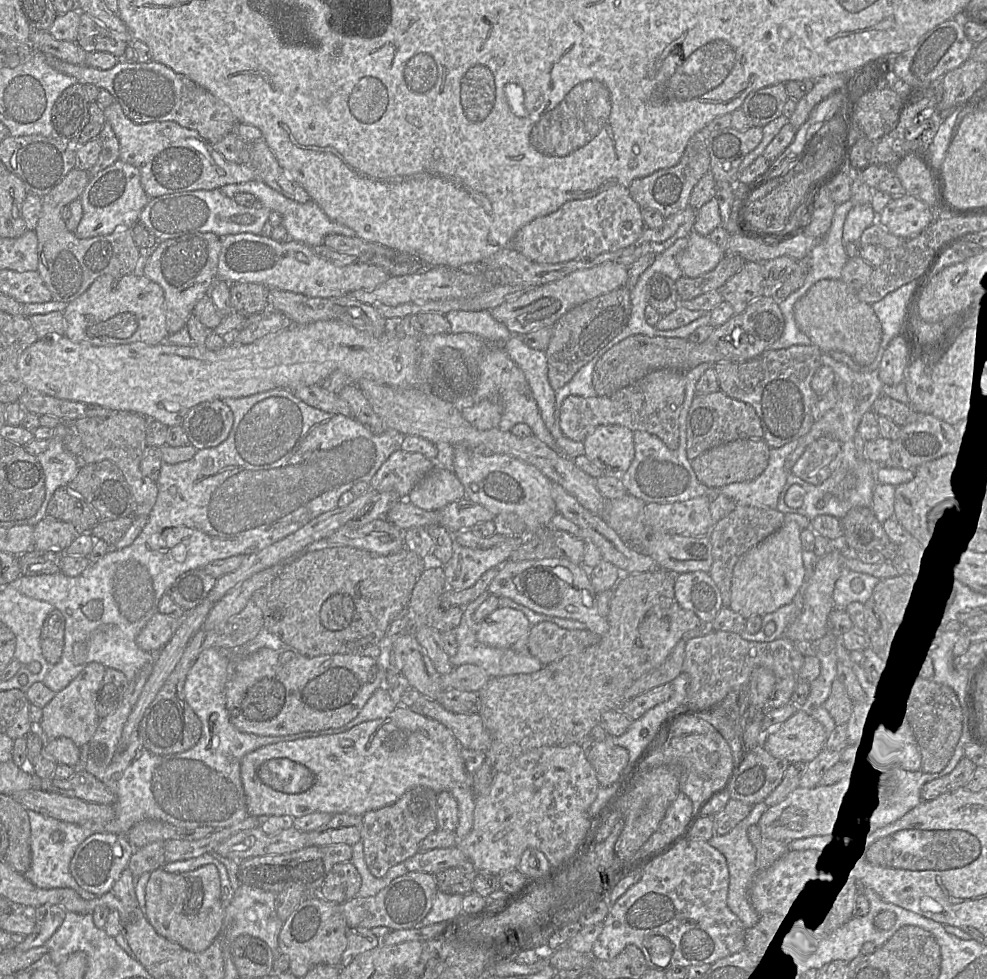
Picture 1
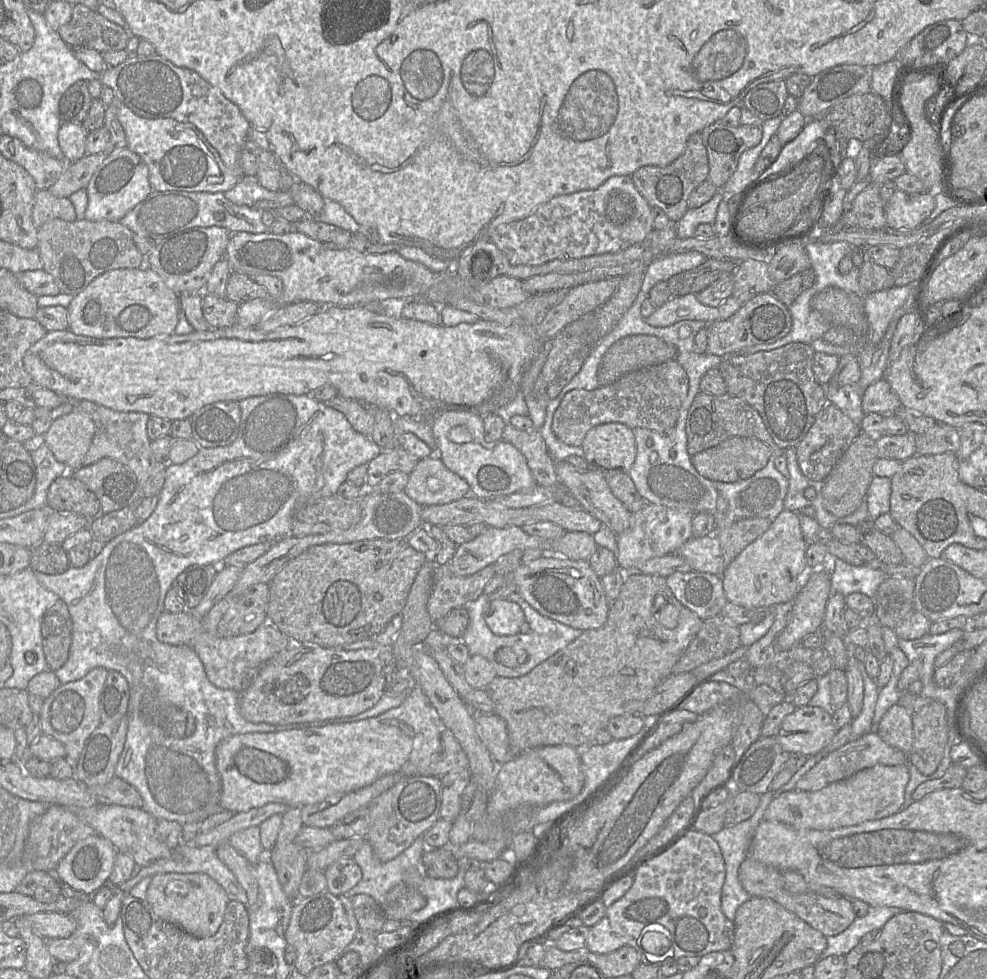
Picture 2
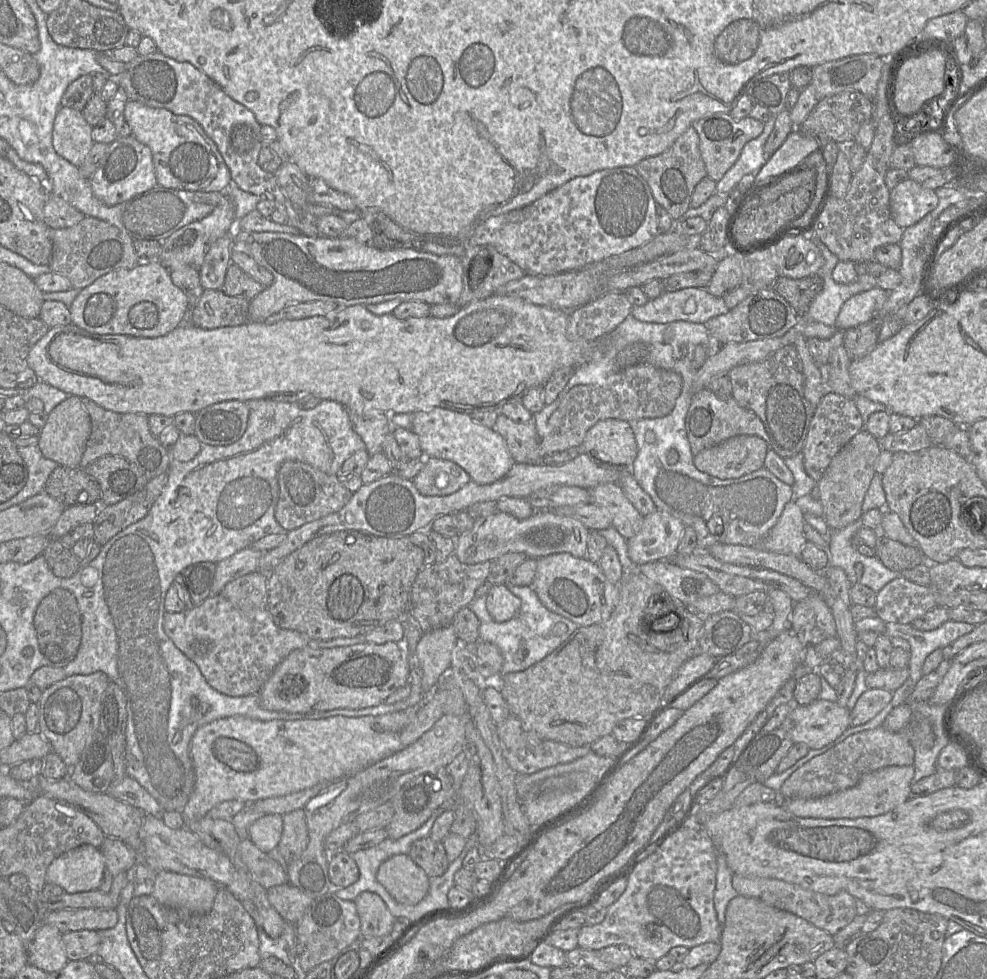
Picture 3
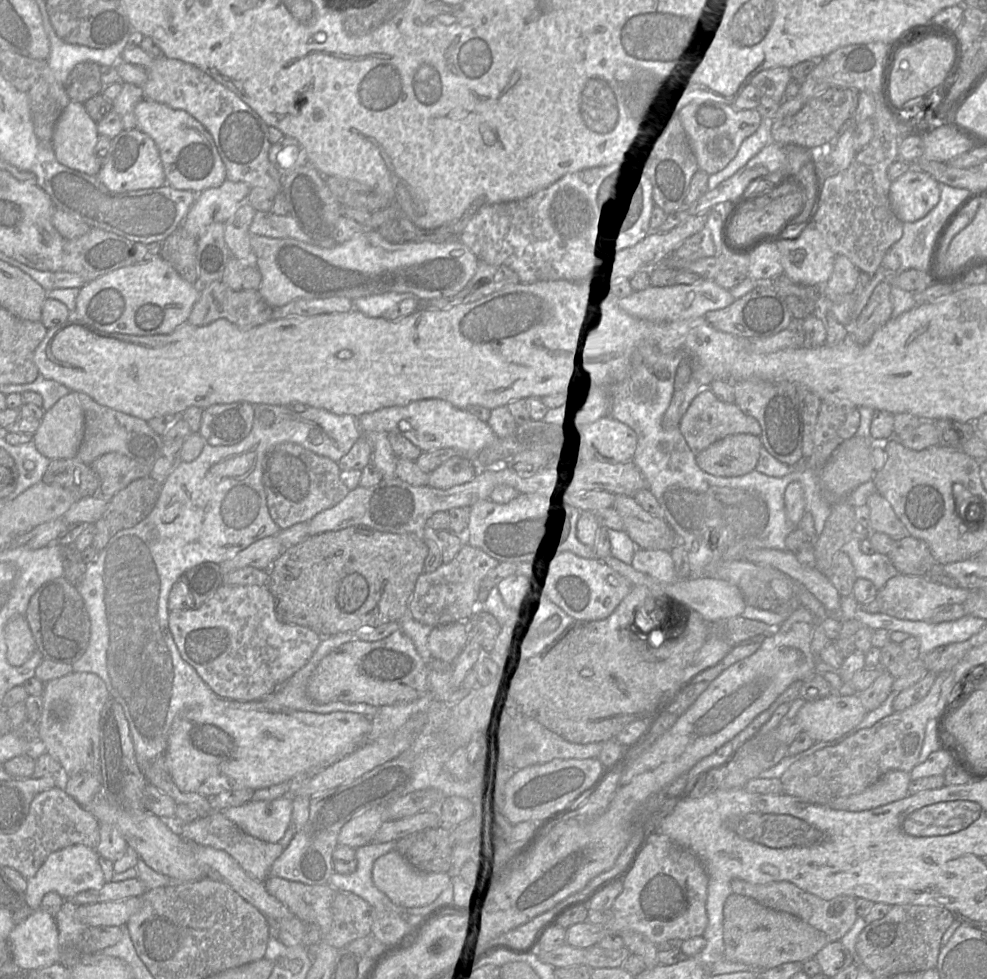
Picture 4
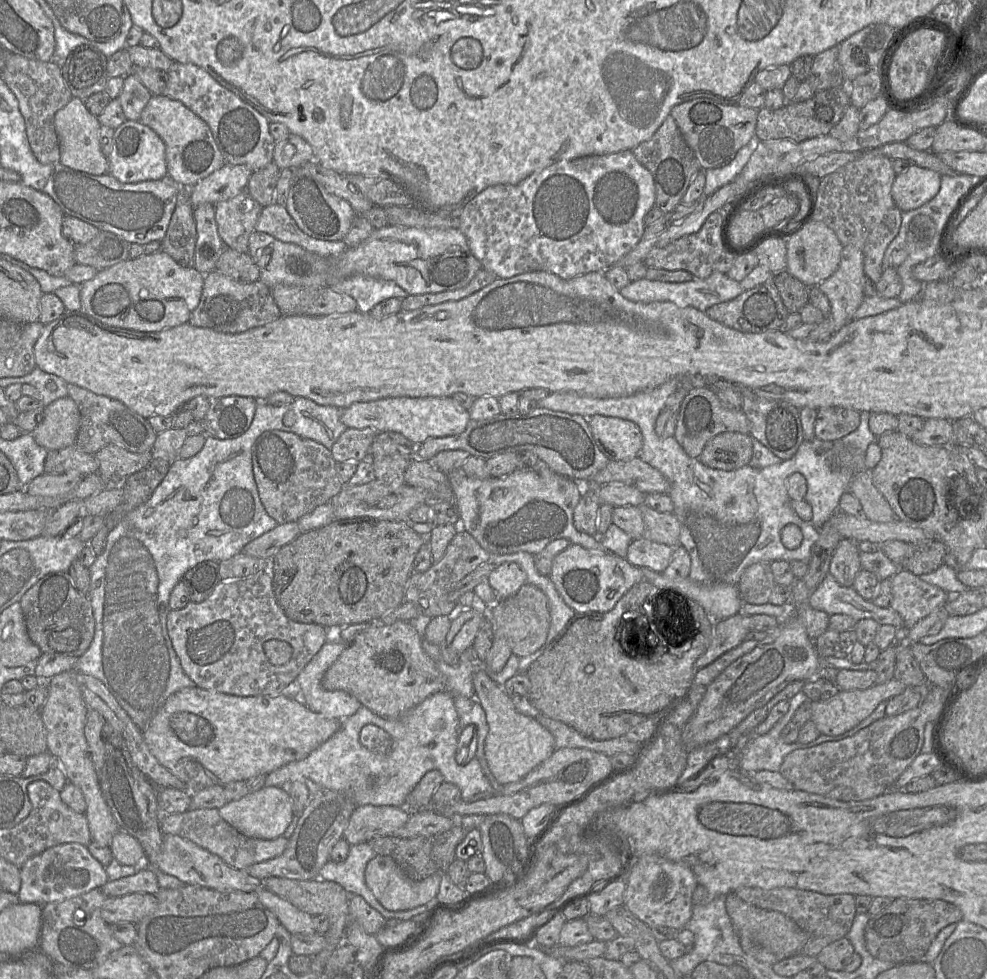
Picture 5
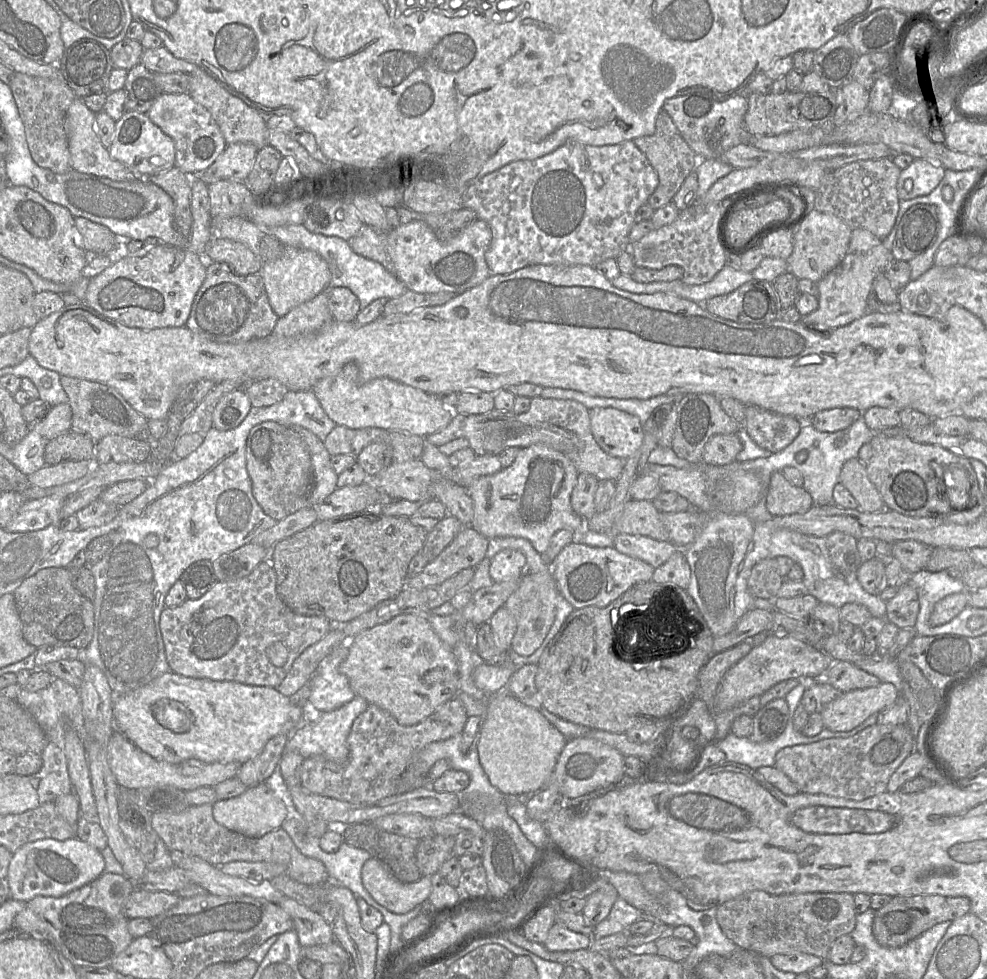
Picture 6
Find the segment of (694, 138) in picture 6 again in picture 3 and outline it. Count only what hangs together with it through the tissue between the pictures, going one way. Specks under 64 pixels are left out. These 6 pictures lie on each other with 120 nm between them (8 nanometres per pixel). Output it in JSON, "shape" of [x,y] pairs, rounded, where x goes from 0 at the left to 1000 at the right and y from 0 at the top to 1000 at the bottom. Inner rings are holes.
{"shape":[[[723,115],[704,124],[701,130],[708,139],[708,152],[716,180],[727,186],[745,168],[755,147],[772,136],[774,126],[760,118],[746,123],[739,115]]]}

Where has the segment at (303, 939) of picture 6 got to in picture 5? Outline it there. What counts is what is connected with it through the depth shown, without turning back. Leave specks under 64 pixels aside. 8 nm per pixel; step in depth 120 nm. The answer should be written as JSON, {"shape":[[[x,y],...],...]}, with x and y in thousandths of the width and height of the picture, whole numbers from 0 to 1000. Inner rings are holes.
{"shape":[[[268,906],[258,910],[263,921],[272,927],[296,955],[321,953],[322,936],[303,930],[293,920],[276,912]]]}

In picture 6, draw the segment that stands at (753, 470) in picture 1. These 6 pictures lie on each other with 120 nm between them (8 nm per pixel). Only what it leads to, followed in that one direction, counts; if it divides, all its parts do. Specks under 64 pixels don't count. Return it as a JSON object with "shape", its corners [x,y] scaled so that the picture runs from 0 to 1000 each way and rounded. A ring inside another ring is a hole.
{"shape":[[[745,442],[723,444],[713,456],[711,472],[725,476],[740,474],[752,458],[752,451]]]}

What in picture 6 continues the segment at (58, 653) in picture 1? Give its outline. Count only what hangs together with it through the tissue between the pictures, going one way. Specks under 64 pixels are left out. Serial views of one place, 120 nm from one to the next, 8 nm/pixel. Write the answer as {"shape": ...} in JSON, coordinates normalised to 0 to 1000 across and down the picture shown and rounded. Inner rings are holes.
{"shape":[[[46,580],[23,593],[13,606],[24,653],[36,661],[64,660],[86,664],[95,650],[95,618],[75,600],[71,580]]]}

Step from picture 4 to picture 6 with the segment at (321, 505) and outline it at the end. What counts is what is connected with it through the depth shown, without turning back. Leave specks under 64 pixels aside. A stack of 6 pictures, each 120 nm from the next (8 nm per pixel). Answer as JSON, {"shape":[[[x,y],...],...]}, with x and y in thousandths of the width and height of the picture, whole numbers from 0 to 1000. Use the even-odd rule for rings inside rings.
{"shape":[[[278,430],[258,434],[250,446],[249,478],[256,507],[266,523],[280,532],[314,517],[315,466],[306,446],[293,436]]]}

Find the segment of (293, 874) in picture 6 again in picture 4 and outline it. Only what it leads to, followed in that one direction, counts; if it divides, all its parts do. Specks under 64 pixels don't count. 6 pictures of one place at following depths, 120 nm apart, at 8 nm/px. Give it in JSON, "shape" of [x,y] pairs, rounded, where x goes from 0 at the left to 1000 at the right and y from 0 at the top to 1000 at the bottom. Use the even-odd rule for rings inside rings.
{"shape":[[[216,828],[214,831],[202,835],[195,840],[182,842],[180,847],[181,853],[195,861],[231,871],[252,895],[264,901],[273,896],[277,880],[287,870],[287,865],[282,860],[272,861],[249,852],[238,841],[229,836],[224,828]]]}

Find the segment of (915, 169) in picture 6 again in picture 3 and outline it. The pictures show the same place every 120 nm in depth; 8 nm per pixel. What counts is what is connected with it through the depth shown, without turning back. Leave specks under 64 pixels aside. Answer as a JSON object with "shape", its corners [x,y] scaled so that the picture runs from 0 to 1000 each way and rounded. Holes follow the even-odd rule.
{"shape":[[[919,182],[902,194],[902,221],[911,232],[916,234],[926,230],[946,215],[950,206],[947,194],[935,191]]]}

